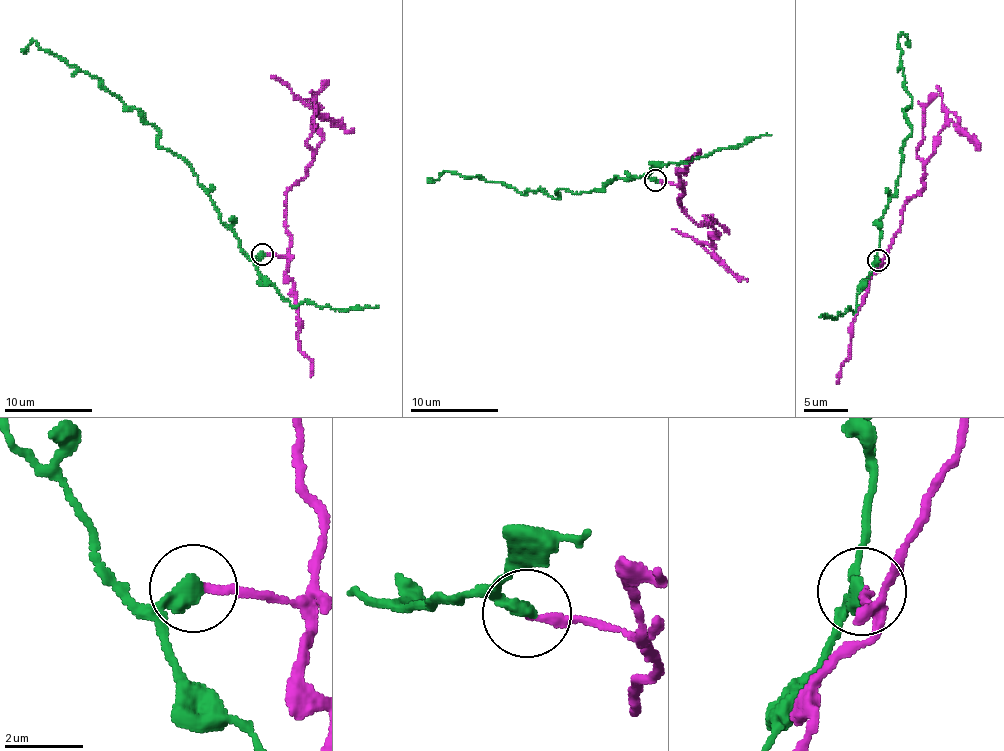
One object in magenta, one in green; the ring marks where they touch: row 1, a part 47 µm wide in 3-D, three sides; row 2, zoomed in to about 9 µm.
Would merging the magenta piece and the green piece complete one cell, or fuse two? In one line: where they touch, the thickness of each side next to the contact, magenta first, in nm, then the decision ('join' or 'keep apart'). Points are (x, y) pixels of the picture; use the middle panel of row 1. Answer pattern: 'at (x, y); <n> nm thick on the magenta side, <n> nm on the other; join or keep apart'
at (655, 180); 190 nm thick on the magenta side, 440 nm on the other; keep apart

